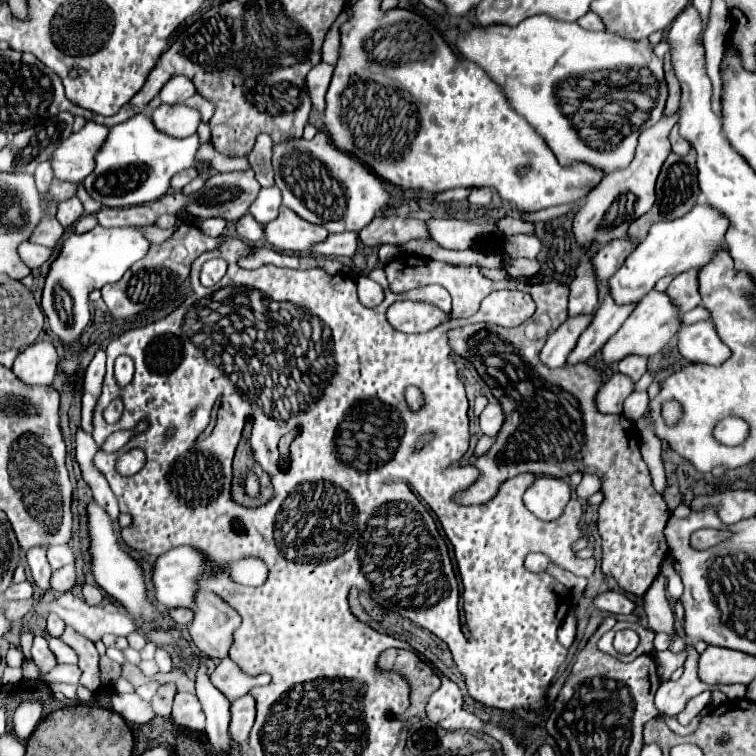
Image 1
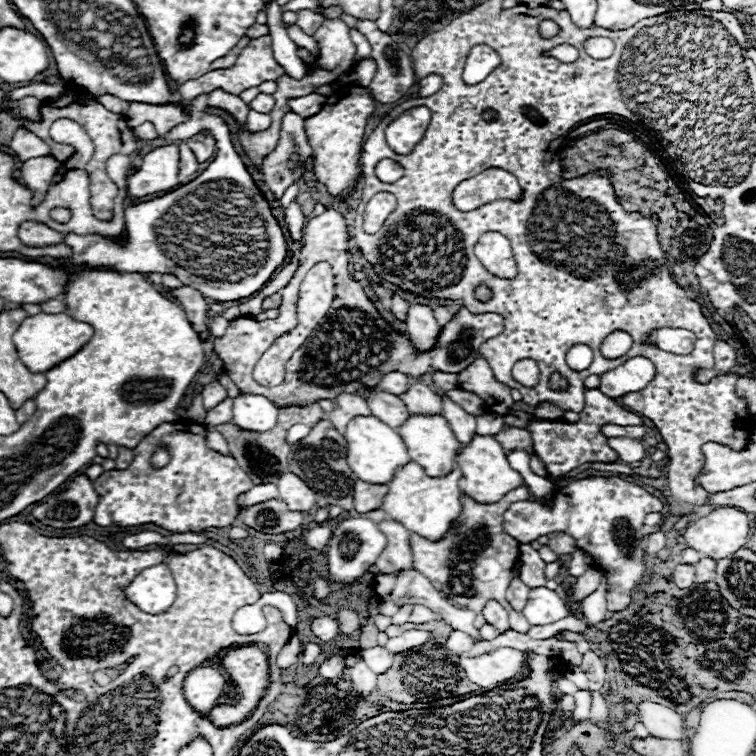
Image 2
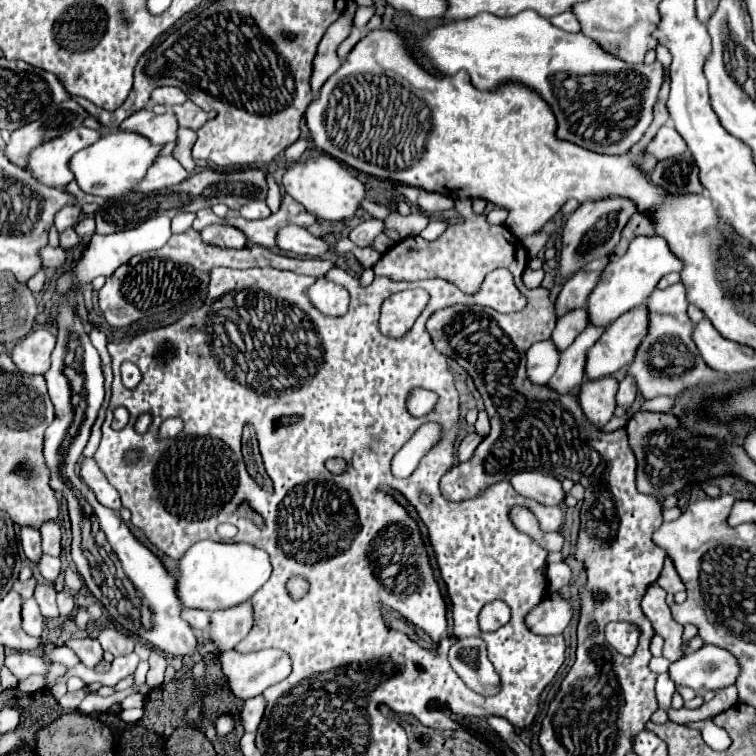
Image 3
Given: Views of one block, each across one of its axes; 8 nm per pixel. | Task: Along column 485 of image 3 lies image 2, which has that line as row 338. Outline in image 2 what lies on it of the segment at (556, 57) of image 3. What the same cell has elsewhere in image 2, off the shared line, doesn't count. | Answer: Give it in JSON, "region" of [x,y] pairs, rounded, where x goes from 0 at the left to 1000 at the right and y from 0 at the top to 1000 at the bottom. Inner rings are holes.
{"region":[[[87,413],[79,415],[48,415],[48,418],[37,418],[24,437],[19,439],[19,458],[24,466],[24,474],[32,479],[32,484],[40,492],[48,495],[58,495],[63,489],[69,489],[74,481],[90,476],[93,471],[98,471],[119,447],[122,447],[122,431],[114,426],[101,426],[95,423]]]}

